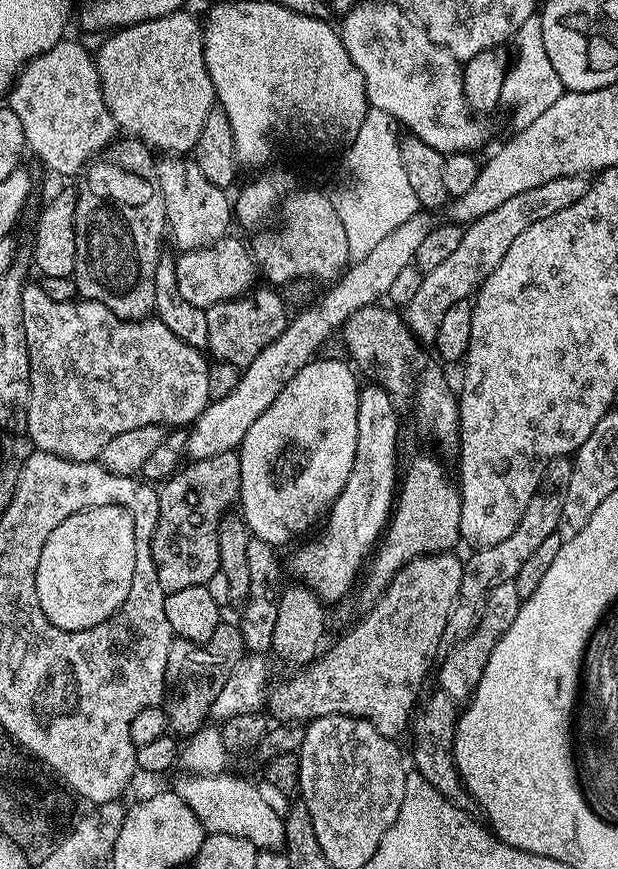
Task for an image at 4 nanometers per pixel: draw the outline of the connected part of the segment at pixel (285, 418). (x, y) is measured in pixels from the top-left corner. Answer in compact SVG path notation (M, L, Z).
M313 358L294 374L294 378L290 378L290 382L286 382L286 386L282 386L278 398L274 398L274 402L270 402L259 415L258 422L246 430L246 438L238 449L239 515L255 539L273 546L288 544L295 536L303 537L307 528L315 529L322 518L327 517L338 494L342 494L342 486L346 486L346 478L350 478L354 466L354 450L358 450L358 398L362 384L356 381L357 373L347 363L320 359Z

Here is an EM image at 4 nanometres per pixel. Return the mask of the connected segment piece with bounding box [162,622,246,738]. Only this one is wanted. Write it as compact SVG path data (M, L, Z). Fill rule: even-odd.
M220 623L218 630L214 630L214 634L210 634L204 644L173 639L166 662L162 707L168 719L169 729L177 737L187 738L199 728L205 727L214 706L214 698L218 698L218 690L222 690L230 670L234 670L234 666L245 654L242 634L235 623Z

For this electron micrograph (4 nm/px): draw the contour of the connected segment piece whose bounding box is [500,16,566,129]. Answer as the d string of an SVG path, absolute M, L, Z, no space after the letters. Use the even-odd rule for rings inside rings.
M536 17L526 18L516 32L514 45L516 56L511 57L508 73L502 82L500 104L512 111L512 120L517 129L530 126L534 118L541 116L546 106L554 106L558 98L566 91L564 83L556 77L554 66L550 66L550 58L546 58L546 46L542 46L542 22Z

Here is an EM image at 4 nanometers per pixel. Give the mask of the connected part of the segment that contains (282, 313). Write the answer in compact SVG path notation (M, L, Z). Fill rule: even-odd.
M253 287L243 296L235 296L232 300L223 300L206 310L206 338L208 339L207 351L213 361L229 364L235 368L244 369L247 364L254 362L274 338L282 334L288 324L290 312L284 309L280 301L279 291L271 287Z

